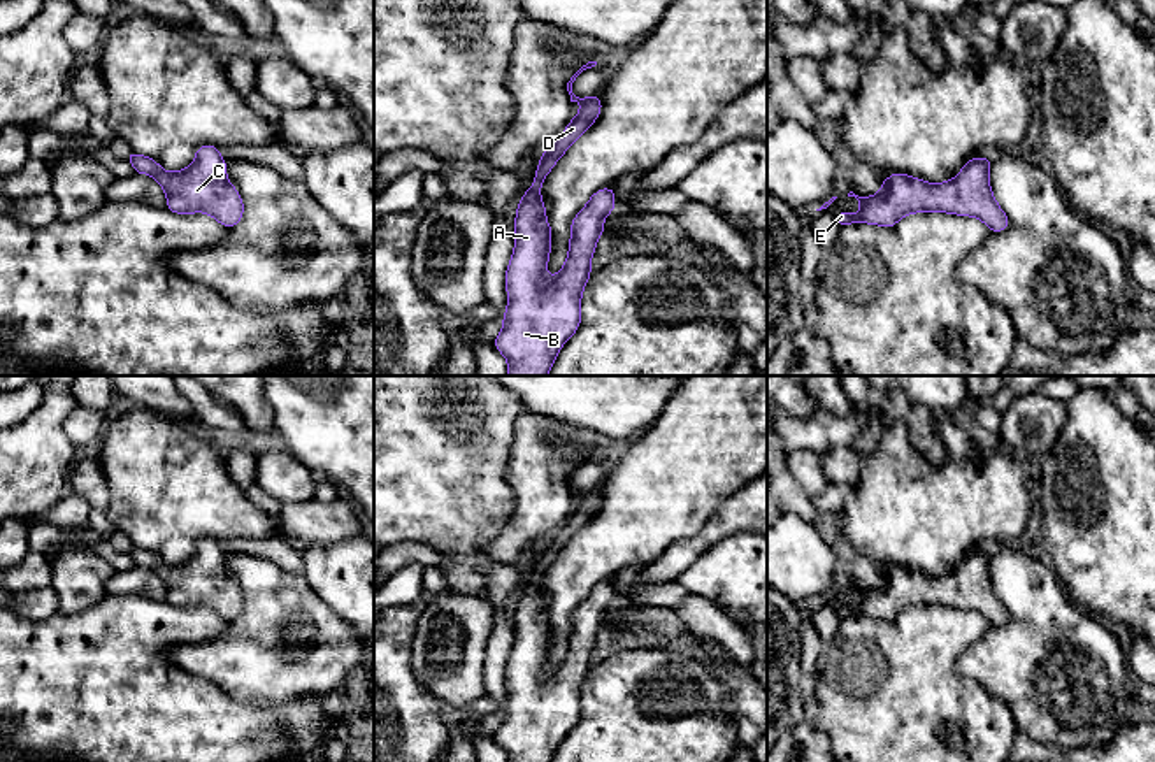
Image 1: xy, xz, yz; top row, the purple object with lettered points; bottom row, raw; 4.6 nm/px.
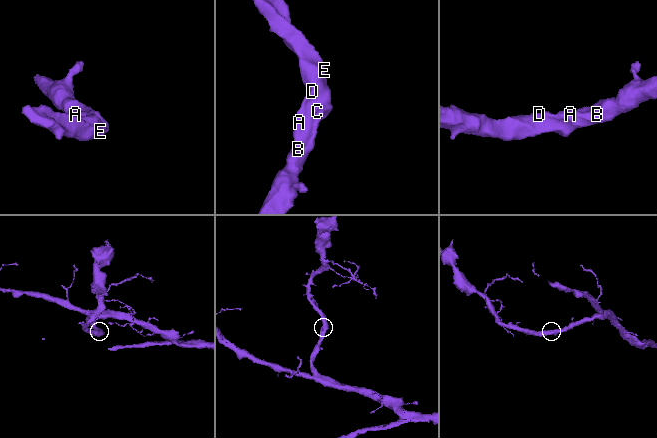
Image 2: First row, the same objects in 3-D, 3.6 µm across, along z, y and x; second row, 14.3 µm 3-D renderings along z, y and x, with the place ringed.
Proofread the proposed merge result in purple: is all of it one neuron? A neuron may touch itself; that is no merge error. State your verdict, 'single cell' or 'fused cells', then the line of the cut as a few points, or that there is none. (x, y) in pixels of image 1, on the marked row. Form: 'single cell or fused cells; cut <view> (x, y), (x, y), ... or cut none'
single cell; cut none

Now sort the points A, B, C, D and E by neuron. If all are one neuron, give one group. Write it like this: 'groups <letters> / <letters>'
groups A B C D E

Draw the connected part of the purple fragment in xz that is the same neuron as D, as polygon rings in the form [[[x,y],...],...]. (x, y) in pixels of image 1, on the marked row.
[[[583,65],[567,83],[570,102],[581,109],[542,153],[534,184],[523,193],[514,218],[514,251],[506,270],[507,309],[502,332],[493,339],[507,358],[507,376],[548,376],[560,348],[581,325],[581,295],[592,276],[590,263],[604,219],[614,211],[614,188],[590,197],[570,225],[569,255],[556,276],[548,276],[551,226],[541,198],[541,184],[563,153],[600,116],[600,97],[579,98],[572,93],[576,77],[595,67]]]

